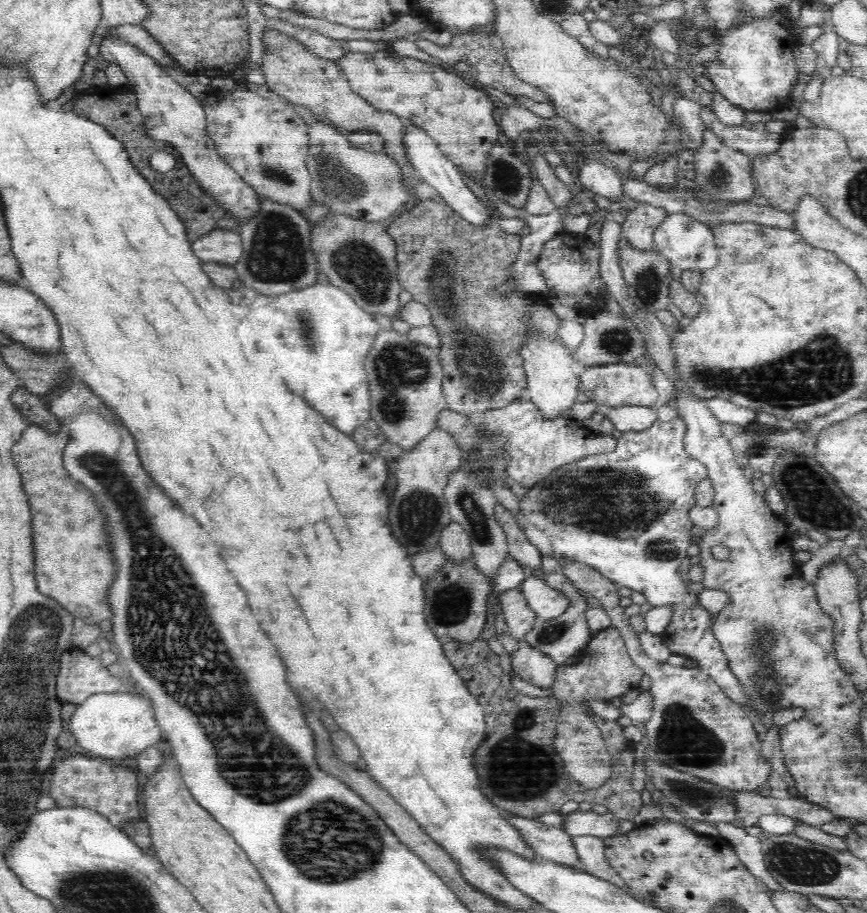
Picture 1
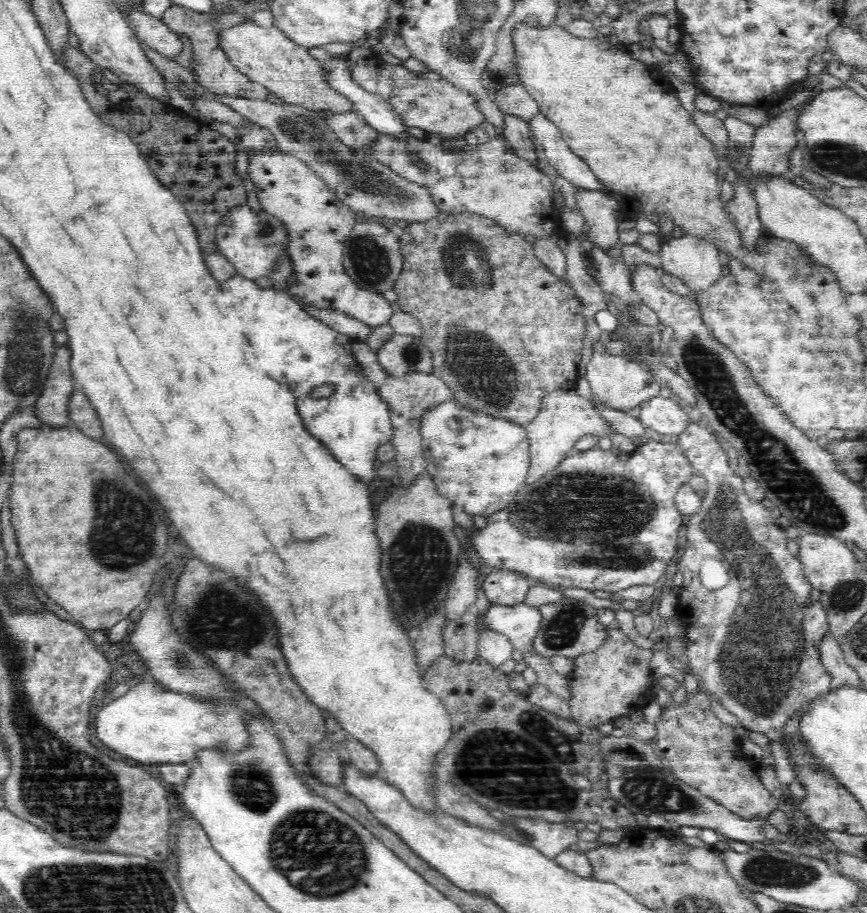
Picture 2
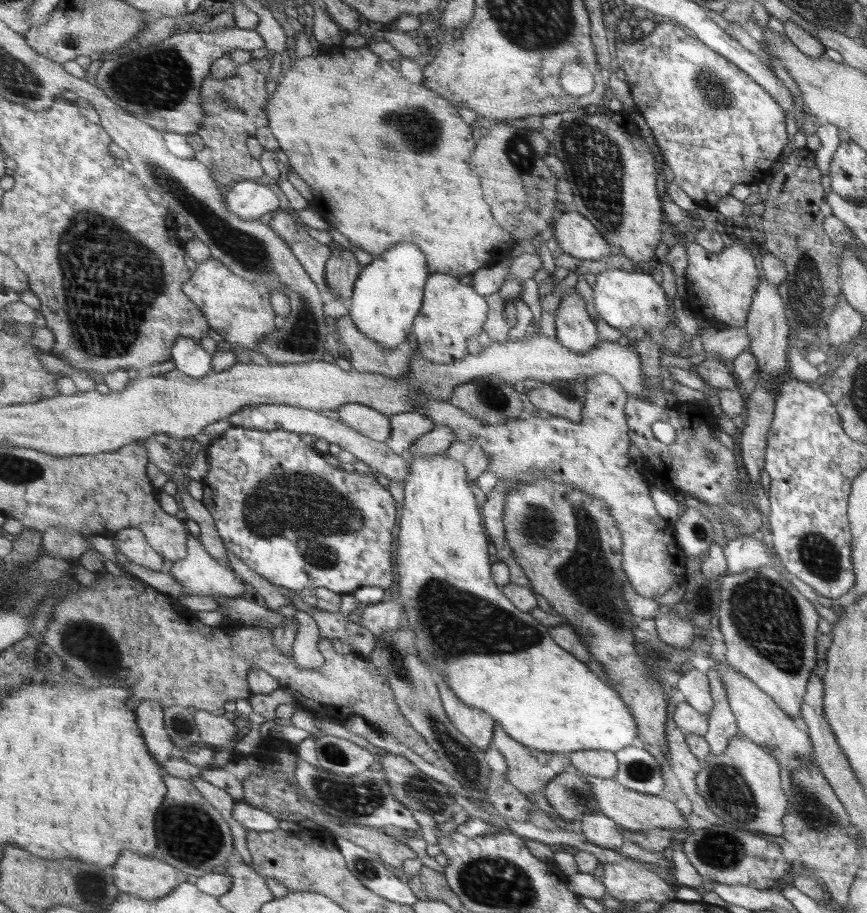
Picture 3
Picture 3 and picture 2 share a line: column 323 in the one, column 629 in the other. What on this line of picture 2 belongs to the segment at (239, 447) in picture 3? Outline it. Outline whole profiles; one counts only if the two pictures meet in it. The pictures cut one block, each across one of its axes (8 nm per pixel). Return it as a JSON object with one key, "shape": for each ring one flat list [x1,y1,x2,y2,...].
{"shape":[[650,439,648,444,640,446,634,454,630,454,630,460,622,462,616,458,612,450,586,449,585,451,574,451,570,456,566,456,555,469,548,472,542,479,538,479,532,484,524,484,517,492,516,500,512,501,506,508,494,512,488,517,485,528,476,530,472,536,472,544,479,554,481,561,491,568,498,570,511,570,522,574,525,577,532,577,545,585,562,587,584,588,584,590,606,590,608,592,618,592,636,585,651,584,660,580,666,572,666,566,670,564,672,556,676,554,678,547,678,532,682,528,684,515,676,508,675,496,678,488,693,479,695,469,692,464,676,450,677,445,662,444]]}

